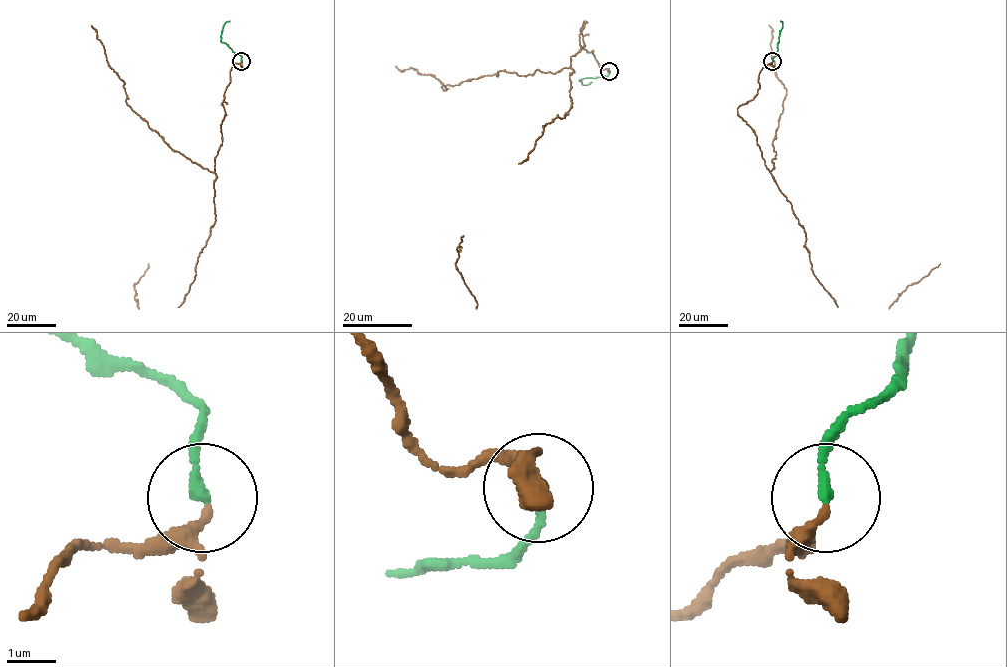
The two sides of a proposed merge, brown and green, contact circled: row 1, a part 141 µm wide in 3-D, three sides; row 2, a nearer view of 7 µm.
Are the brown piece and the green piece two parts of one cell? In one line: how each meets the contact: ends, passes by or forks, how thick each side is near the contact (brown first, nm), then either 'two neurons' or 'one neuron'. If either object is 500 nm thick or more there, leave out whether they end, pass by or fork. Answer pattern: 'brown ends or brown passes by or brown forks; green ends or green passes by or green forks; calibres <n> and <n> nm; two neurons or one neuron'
brown passes by; green ends; calibres 160 and 240 nm; one neuron

